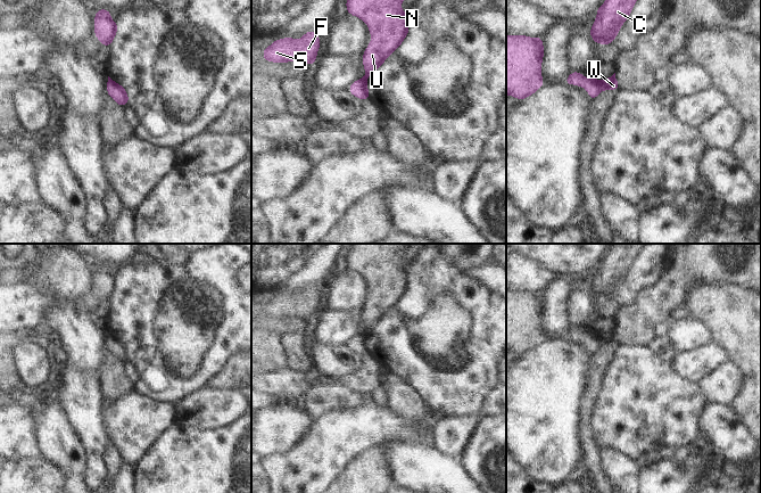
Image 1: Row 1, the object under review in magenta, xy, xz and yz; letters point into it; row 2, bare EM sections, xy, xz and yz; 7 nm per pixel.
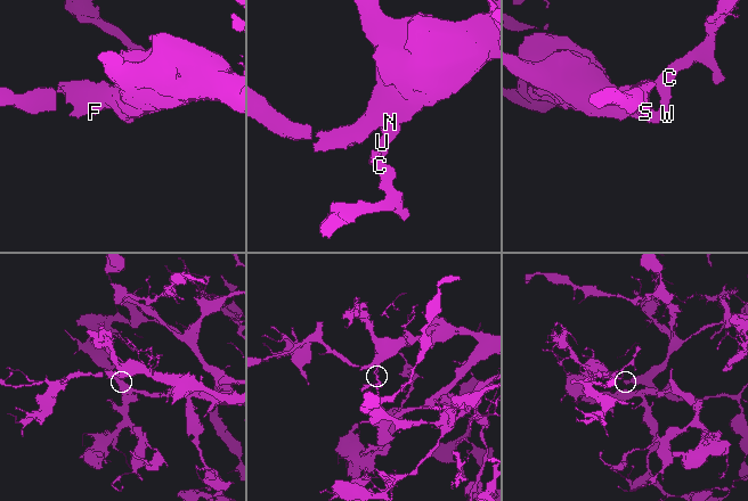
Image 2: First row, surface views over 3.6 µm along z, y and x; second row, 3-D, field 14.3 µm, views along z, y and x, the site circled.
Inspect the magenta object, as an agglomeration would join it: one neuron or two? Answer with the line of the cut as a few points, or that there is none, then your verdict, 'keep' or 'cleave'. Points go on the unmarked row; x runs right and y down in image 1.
cut yz (595, 335), (600, 345); cleave

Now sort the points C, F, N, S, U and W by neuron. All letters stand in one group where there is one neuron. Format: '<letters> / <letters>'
C W / F N S U

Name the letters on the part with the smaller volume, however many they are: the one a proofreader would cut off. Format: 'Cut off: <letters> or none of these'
Cut off: C, W.

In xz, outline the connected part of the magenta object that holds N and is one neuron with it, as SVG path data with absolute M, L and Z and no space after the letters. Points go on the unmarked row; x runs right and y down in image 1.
M353 244L346 257L348 269L363 274L370 285L372 296L363 309L365 332L375 327L403 297L408 288L408 268L400 264L400 258L412 244Z

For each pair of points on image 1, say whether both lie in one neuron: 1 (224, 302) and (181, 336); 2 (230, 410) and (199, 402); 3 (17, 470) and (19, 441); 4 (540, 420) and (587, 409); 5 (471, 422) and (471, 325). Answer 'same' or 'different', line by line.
1: same
2: same
3: different
4: different
5: different

